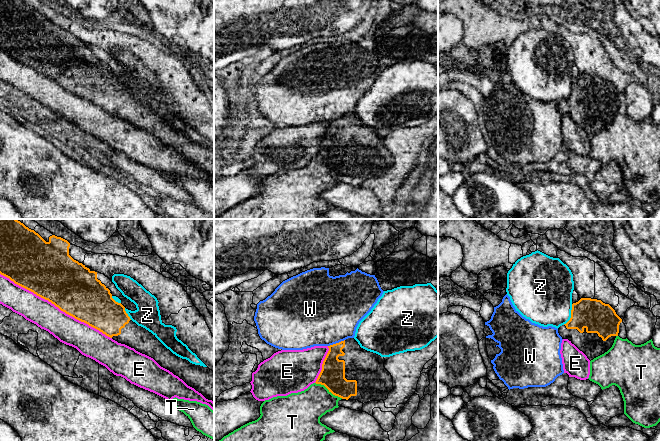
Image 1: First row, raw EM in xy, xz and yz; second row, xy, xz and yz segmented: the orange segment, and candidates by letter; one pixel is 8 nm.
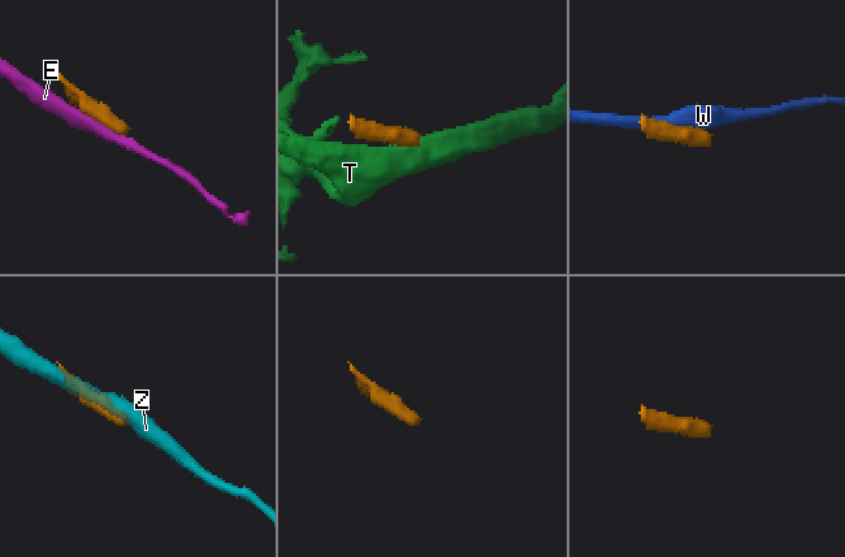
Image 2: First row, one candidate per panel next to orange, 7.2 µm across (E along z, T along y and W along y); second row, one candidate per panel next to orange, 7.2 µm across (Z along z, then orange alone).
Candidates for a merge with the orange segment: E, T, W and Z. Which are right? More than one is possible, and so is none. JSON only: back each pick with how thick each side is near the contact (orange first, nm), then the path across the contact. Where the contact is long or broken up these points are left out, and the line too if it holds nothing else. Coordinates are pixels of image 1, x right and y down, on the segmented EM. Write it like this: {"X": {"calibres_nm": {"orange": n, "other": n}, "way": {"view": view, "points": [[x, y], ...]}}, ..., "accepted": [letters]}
{"accepted": []}

